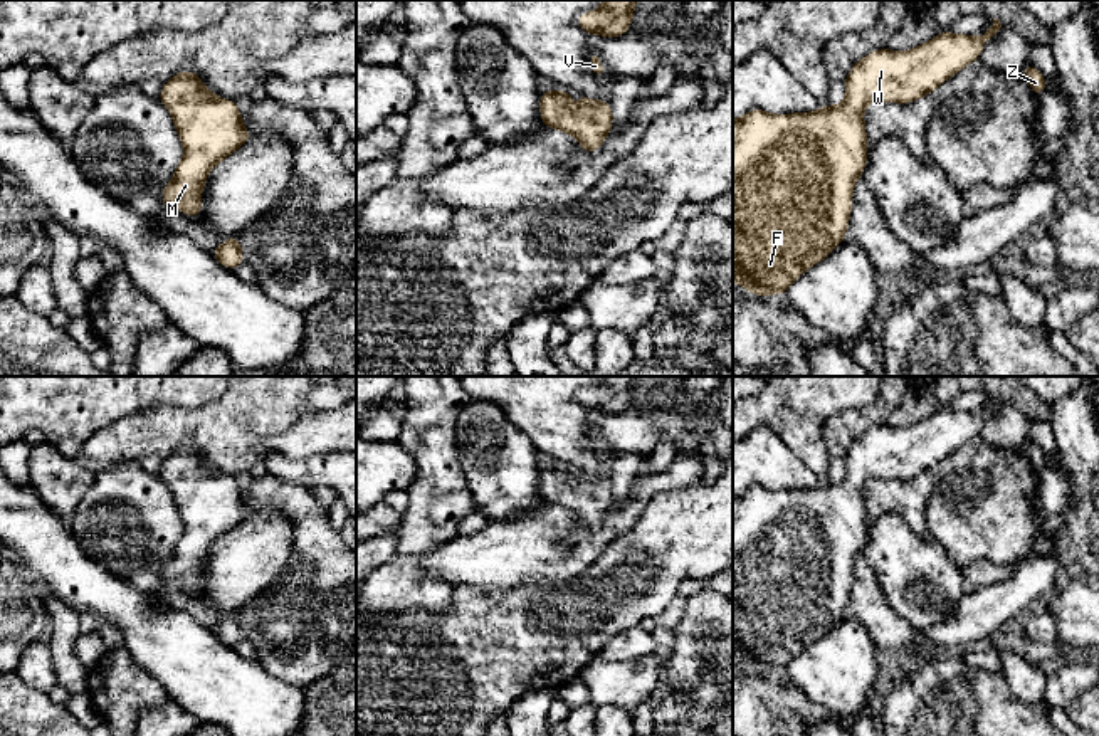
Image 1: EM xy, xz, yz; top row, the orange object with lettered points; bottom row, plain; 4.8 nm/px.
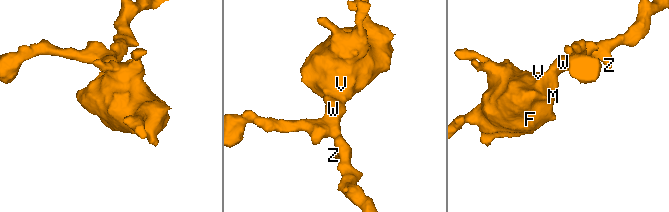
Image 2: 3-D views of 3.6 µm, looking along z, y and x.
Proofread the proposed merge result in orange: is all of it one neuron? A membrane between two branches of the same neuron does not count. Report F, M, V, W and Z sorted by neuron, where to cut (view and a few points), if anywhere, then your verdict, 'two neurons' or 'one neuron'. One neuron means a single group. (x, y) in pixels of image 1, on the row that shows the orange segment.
groups F M V W Z; cut none; one neuron

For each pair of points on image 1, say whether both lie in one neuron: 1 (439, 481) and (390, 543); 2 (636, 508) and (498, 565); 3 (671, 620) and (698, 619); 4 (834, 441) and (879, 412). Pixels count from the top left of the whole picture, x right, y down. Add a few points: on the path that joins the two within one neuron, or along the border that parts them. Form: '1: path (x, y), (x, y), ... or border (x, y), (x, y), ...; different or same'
1: border (400, 526), (397, 552), (378, 568); different
2: path (602, 535), (572, 553), (531, 553); same
3: border (703, 590), (688, 599), (684, 612), (673, 629); different
4: path (846, 429), (867, 417); same

